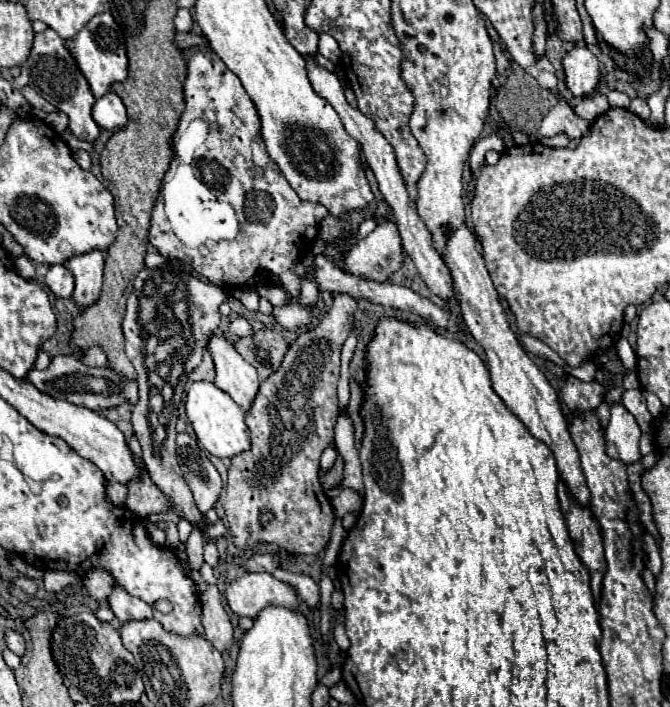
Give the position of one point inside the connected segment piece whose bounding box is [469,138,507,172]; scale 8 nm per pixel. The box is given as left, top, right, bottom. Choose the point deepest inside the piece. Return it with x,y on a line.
477,158

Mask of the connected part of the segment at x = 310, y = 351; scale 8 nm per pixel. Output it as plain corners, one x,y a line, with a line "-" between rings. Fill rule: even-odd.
335,294
333,306
323,316
323,320
299,334
299,338
289,346
281,368
267,380
261,382
261,388
245,412
247,426
251,432
251,448
243,454
233,456
227,478
227,498
225,514
229,522
229,532
237,548
249,550
257,542
271,542
293,554
321,554
331,536
333,526
333,506
321,508
321,500
329,500
319,482
319,458
327,446
333,444
333,428
337,422
337,380
339,380
339,354
341,346
353,330
353,314
357,310
357,298
349,294
-
259,510
271,510
275,520
269,526
259,524

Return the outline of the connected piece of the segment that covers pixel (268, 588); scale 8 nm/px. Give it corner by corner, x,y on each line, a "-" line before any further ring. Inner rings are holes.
269,572
245,574
225,588
225,598
233,614
255,618
267,606
297,608
299,600
291,586
275,580

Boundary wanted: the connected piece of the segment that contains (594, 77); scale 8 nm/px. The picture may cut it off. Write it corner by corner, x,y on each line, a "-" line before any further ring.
573,46
563,56
565,84
573,96
583,98
595,92
599,82
599,62
587,46

